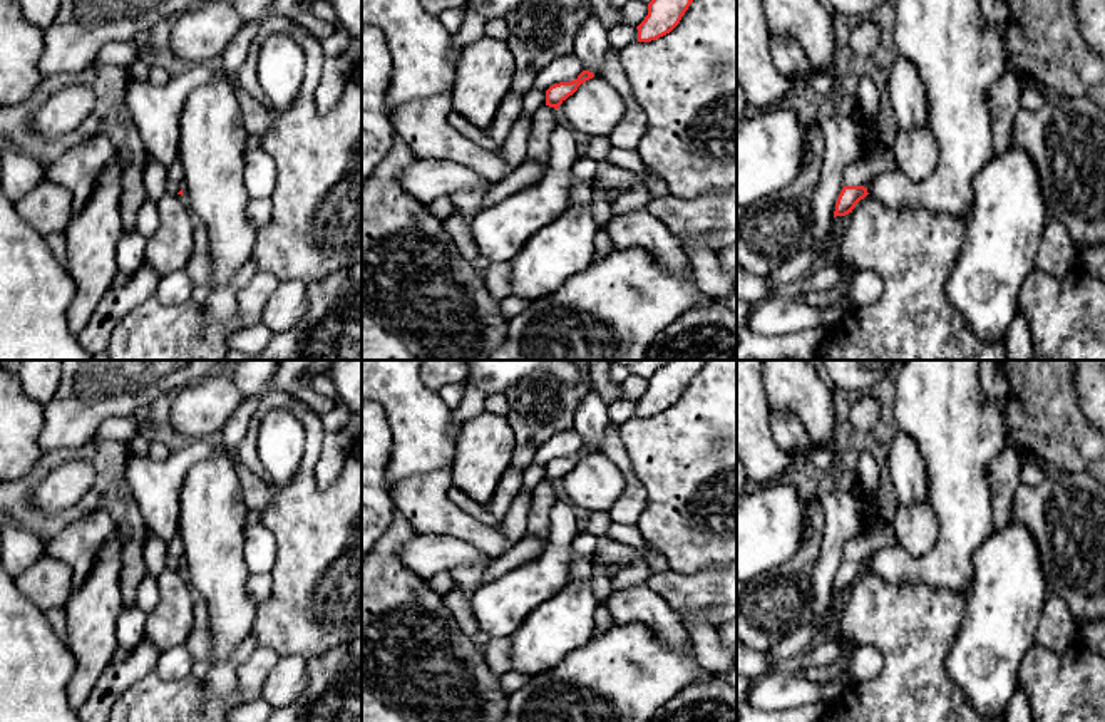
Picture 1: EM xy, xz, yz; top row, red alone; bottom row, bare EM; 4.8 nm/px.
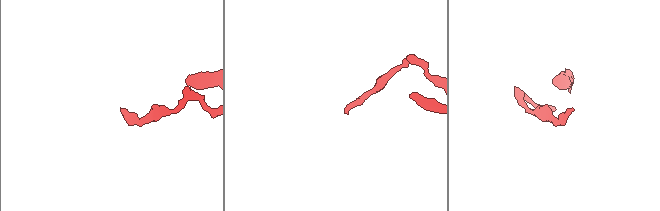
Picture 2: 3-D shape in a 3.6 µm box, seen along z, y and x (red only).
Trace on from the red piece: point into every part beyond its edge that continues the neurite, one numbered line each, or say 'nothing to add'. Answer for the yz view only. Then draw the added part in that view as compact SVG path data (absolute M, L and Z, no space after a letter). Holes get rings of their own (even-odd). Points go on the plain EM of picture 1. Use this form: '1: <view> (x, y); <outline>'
1: yz (940, 404); M904 360L896 377L894 419L928 466L928 499L939 533L931 551L914 558L901 546L877 551L867 568L889 583L929 583L963 595L973 581L973 553L993 534L989 467L1008 444L1006 419L979 385L978 360Z

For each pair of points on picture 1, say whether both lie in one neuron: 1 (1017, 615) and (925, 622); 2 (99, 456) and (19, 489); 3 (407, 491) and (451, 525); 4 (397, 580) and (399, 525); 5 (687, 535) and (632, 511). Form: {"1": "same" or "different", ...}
{"1": "different", "2": "same", "3": "same", "4": "same", "5": "different"}

